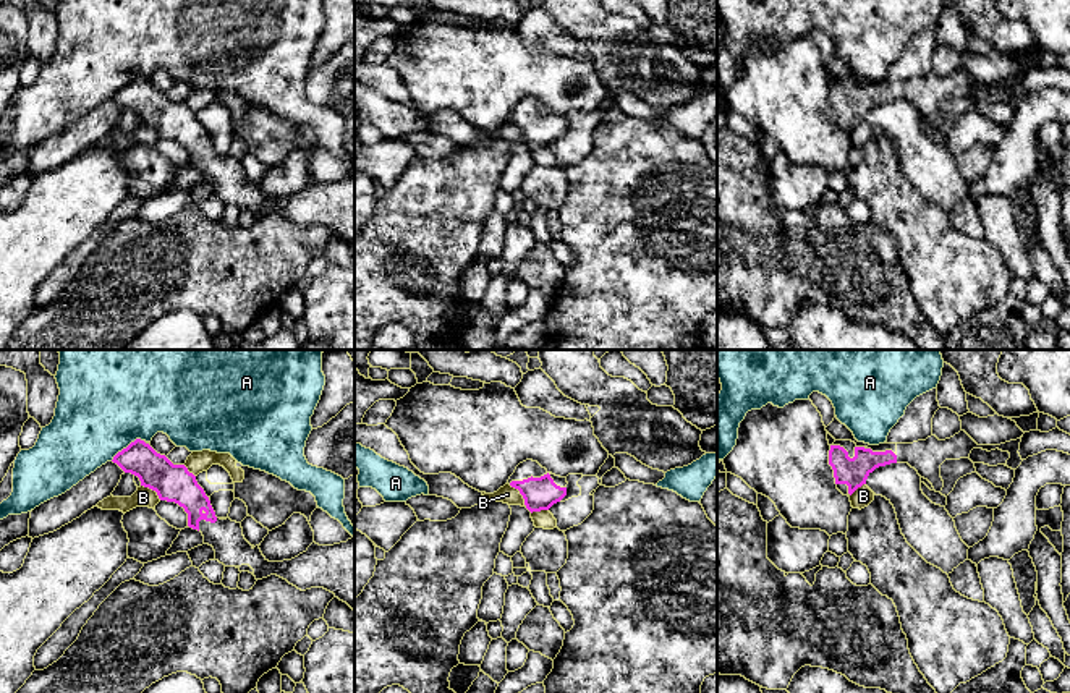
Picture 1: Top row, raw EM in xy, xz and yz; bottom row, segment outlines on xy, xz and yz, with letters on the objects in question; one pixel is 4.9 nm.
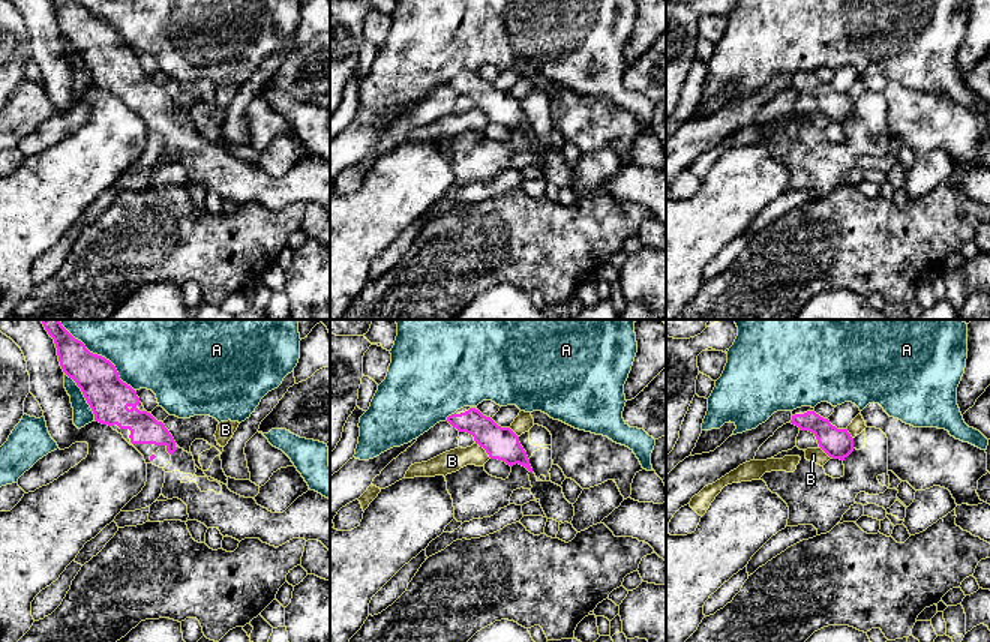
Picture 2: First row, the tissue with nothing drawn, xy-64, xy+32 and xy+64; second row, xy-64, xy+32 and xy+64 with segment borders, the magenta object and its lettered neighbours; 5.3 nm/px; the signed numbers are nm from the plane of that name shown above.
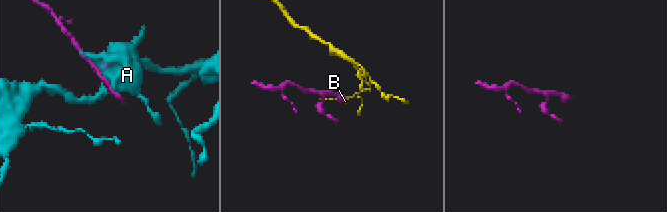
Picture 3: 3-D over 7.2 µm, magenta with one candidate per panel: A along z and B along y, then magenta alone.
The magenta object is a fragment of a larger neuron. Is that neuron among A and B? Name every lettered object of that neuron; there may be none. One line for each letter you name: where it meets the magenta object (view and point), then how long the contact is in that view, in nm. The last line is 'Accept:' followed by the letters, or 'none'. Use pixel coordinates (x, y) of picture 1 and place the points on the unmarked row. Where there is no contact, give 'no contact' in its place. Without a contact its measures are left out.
Accept: none

